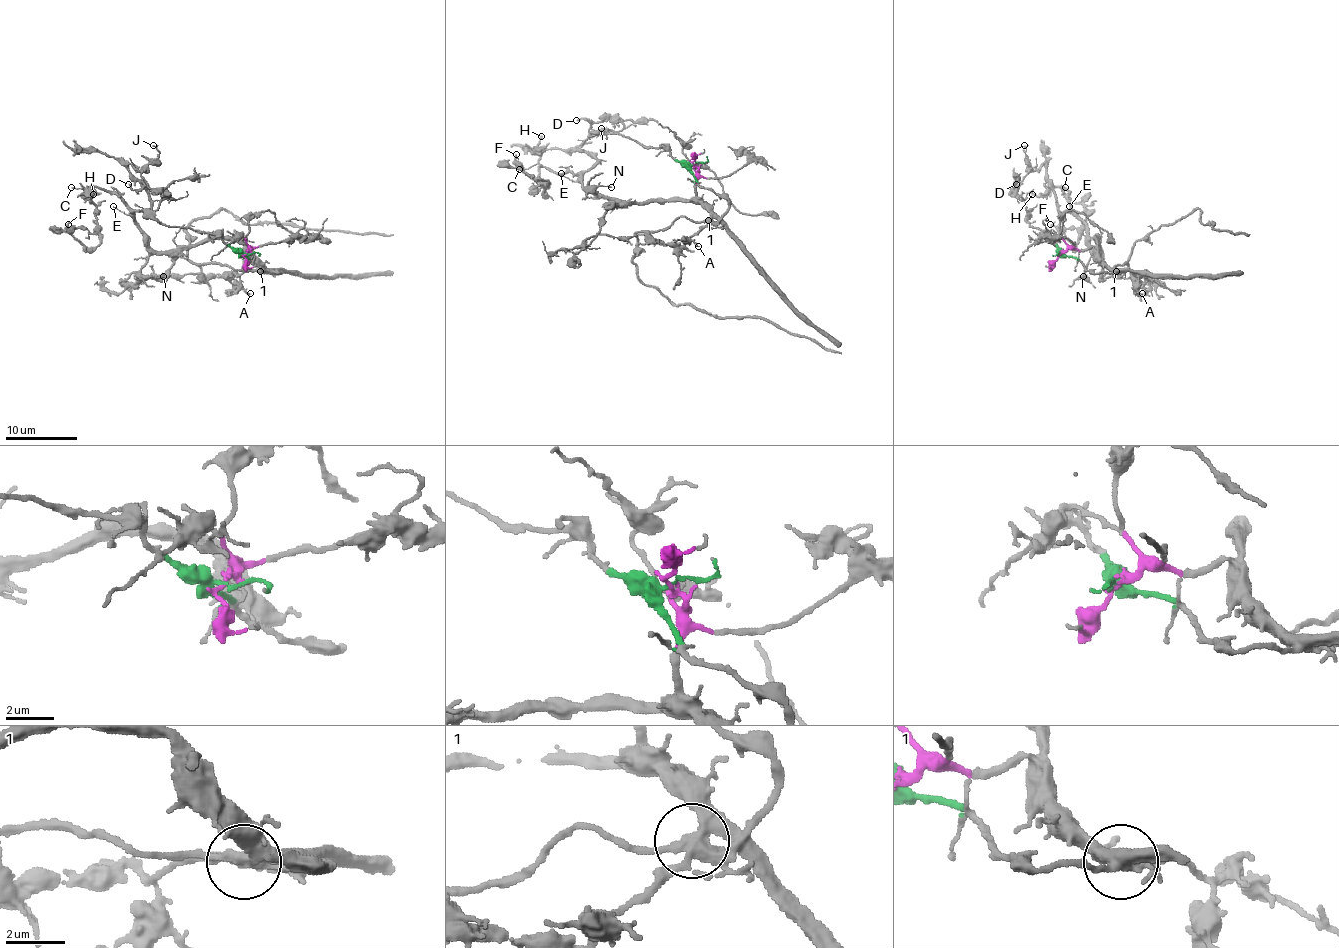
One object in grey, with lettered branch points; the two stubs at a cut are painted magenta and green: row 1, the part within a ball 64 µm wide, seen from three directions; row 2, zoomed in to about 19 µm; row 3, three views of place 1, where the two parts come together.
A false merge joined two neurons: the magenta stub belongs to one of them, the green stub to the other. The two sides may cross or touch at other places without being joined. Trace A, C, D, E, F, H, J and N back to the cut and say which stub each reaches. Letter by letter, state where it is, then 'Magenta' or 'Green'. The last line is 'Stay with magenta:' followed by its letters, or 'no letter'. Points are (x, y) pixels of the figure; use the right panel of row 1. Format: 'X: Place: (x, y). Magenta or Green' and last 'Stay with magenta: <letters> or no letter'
A: Place: (1142, 293). Magenta
C: Place: (1065, 187). Magenta
D: Place: (1016, 184). Magenta
E: Place: (1069, 206). Magenta
F: Place: (1050, 224). Magenta
H: Place: (1032, 194). Magenta
J: Place: (1024, 145). Magenta
N: Place: (1083, 276). Magenta
Stay with magenta: A, C, D, E, F, H, J, N

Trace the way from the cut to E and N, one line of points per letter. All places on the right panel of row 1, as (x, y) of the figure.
E: (1061, 254), (1068, 249), (1089, 249), (1097, 238), (1097, 251), (1089, 245), (1086, 224), (1070, 206)
N: (1061, 254), (1068, 249), (1093, 247), (1097, 238), (1098, 245), (1082, 276)

